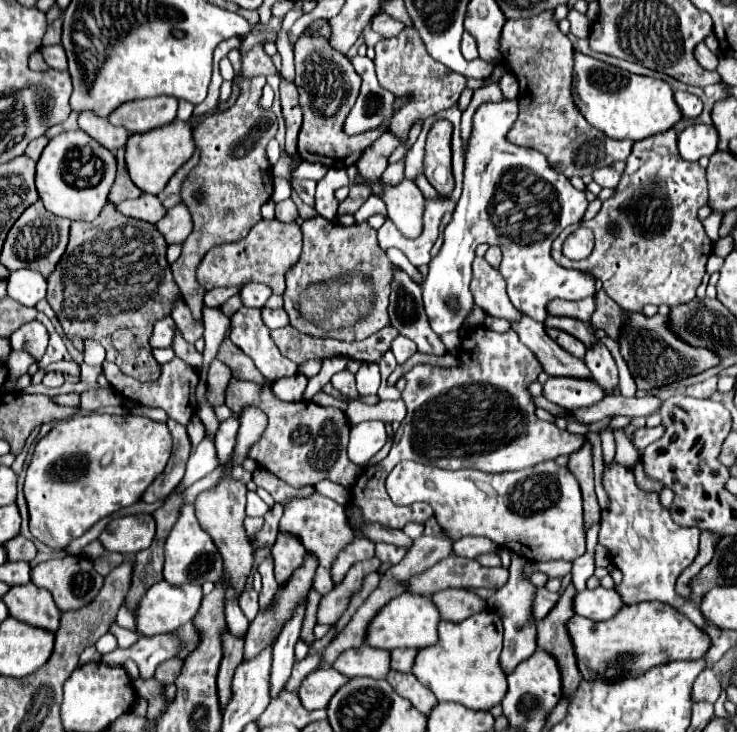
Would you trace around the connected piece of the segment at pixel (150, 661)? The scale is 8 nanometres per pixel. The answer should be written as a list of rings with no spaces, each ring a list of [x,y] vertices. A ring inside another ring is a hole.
[[[176,633],[156,635],[156,637],[140,637],[130,649],[116,649],[102,656],[102,662],[114,666],[123,666],[125,661],[132,659],[140,667],[140,675],[144,679],[154,677],[154,669],[158,663],[176,657],[184,649],[182,641]]]

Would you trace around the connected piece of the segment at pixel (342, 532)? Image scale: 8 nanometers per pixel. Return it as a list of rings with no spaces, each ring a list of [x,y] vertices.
[[[312,493],[306,499],[294,499],[294,501],[284,505],[284,517],[280,521],[280,531],[296,535],[300,539],[300,543],[304,545],[306,553],[312,553],[316,557],[318,569],[314,573],[312,587],[320,595],[330,593],[334,589],[332,581],[330,581],[330,565],[336,559],[334,555],[340,549],[344,549],[348,545],[348,541],[352,541],[352,537],[354,537],[354,533],[352,533],[352,529],[350,529],[350,525],[346,521],[344,507],[338,505],[336,501],[320,495],[320,493]]]

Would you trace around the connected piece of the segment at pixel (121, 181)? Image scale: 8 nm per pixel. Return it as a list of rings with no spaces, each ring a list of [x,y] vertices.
[[[124,149],[116,151],[116,161],[118,161],[116,181],[114,181],[114,185],[108,193],[108,201],[110,203],[120,203],[124,199],[138,199],[142,195],[142,191],[136,189],[136,185],[128,177],[128,169],[126,169],[126,163],[124,163]]]

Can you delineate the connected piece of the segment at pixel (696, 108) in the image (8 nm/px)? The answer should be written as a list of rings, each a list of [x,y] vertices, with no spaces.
[[[674,91],[676,105],[682,113],[682,117],[698,117],[702,111],[702,101],[694,95],[688,95],[686,91]]]

